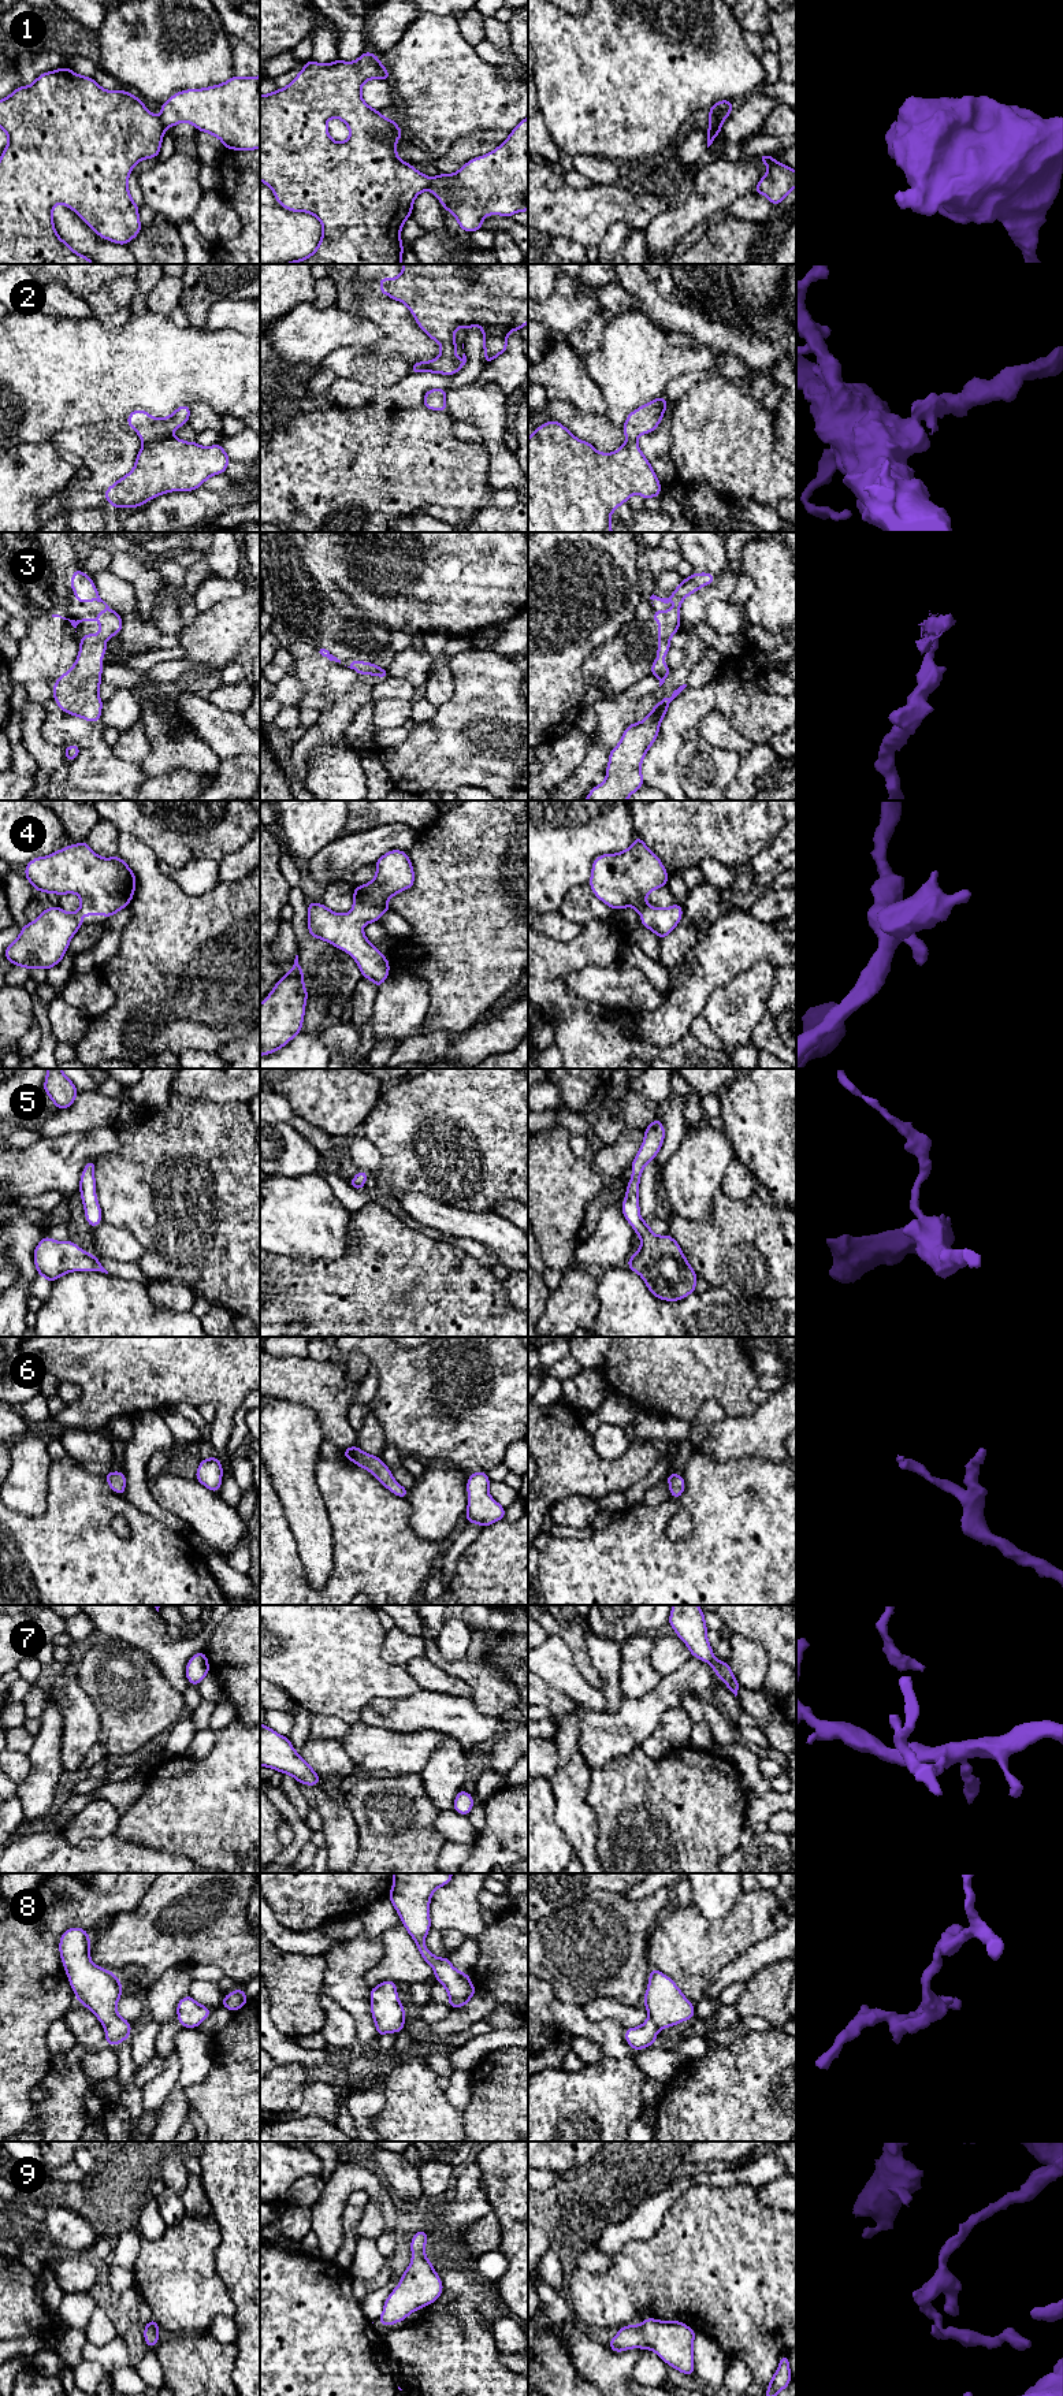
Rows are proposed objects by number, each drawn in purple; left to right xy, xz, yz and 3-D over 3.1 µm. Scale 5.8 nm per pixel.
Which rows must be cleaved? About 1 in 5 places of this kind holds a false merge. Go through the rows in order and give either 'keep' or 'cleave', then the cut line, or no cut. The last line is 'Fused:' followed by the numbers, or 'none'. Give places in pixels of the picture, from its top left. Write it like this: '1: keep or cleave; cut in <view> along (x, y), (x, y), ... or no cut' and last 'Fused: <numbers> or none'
1: cleave; cut in xy along (159, 118), (166, 127)
2: cleave; cut in xy along (171, 435), (144, 444)
3: keep; no cut
4: keep; no cut
5: keep; no cut
6: keep; no cut
7: keep; no cut
8: keep; no cut
9: keep; no cut
Fused: 1, 2

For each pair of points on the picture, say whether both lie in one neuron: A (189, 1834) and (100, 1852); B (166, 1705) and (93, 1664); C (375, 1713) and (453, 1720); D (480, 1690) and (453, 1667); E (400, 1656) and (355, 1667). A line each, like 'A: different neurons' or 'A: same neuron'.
A: different neurons
B: same neuron
C: same neuron
D: same neuron
E: different neurons

